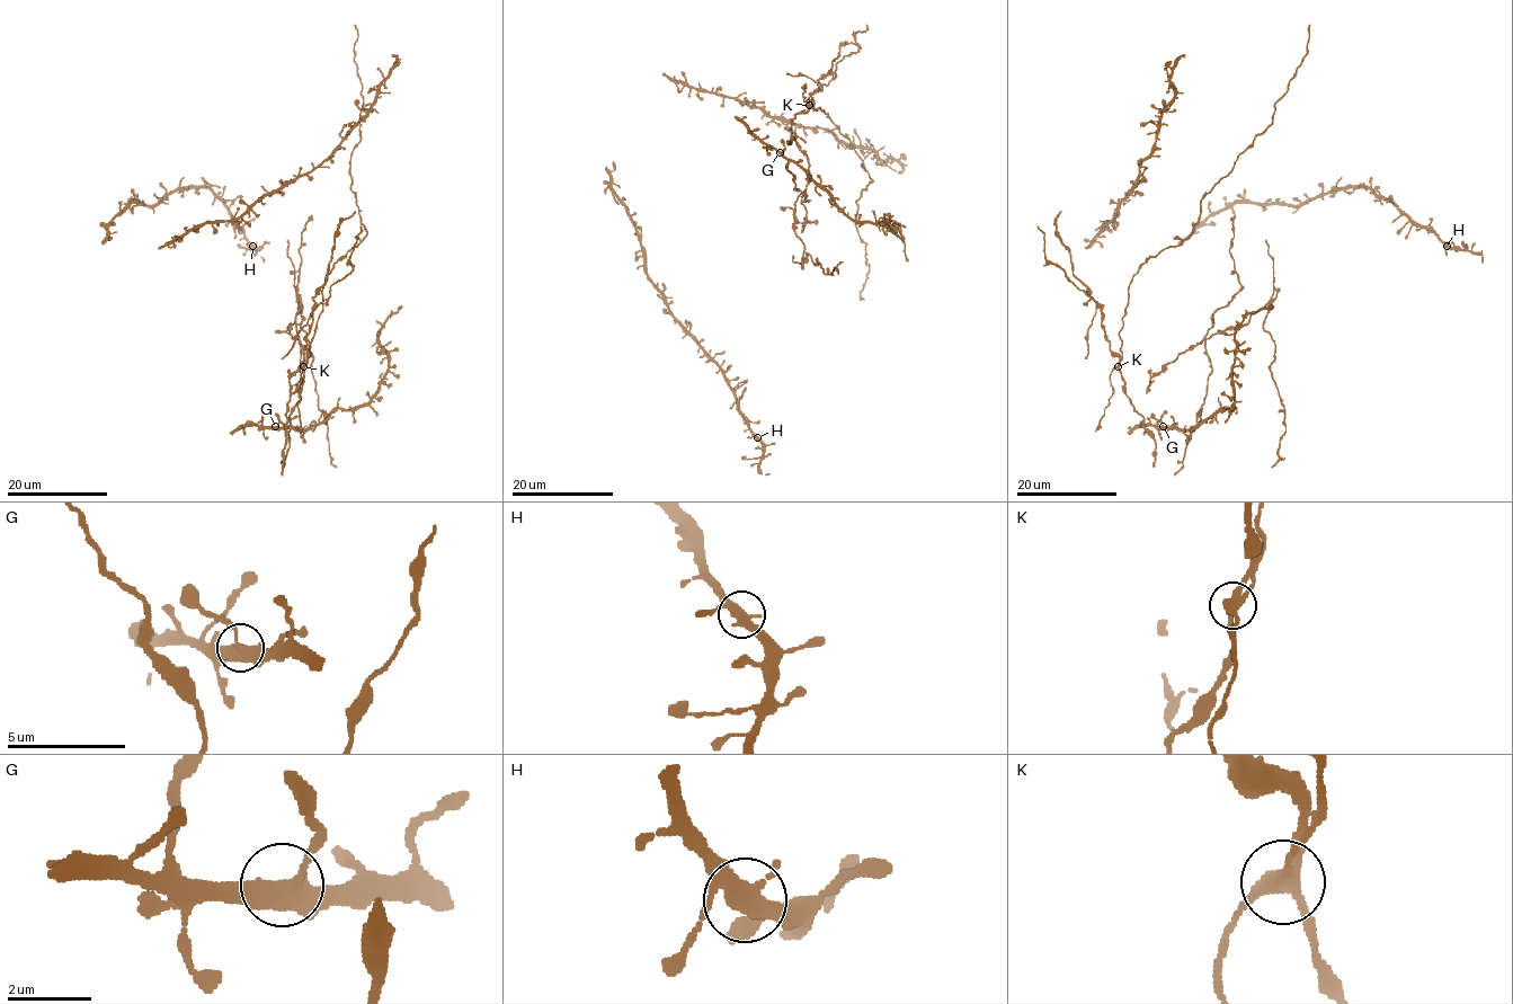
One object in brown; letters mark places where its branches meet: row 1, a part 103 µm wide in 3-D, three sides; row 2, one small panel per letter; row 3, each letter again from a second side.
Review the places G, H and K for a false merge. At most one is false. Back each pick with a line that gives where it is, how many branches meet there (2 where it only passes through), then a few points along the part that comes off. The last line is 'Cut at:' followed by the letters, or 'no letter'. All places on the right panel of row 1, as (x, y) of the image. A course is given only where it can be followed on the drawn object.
K: place (1118, 366); branches 3
Cut at: K

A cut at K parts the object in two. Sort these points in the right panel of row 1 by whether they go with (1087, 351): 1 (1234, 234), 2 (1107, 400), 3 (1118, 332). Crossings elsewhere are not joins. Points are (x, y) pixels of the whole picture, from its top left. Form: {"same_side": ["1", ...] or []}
{"same_side": ["1"]}

